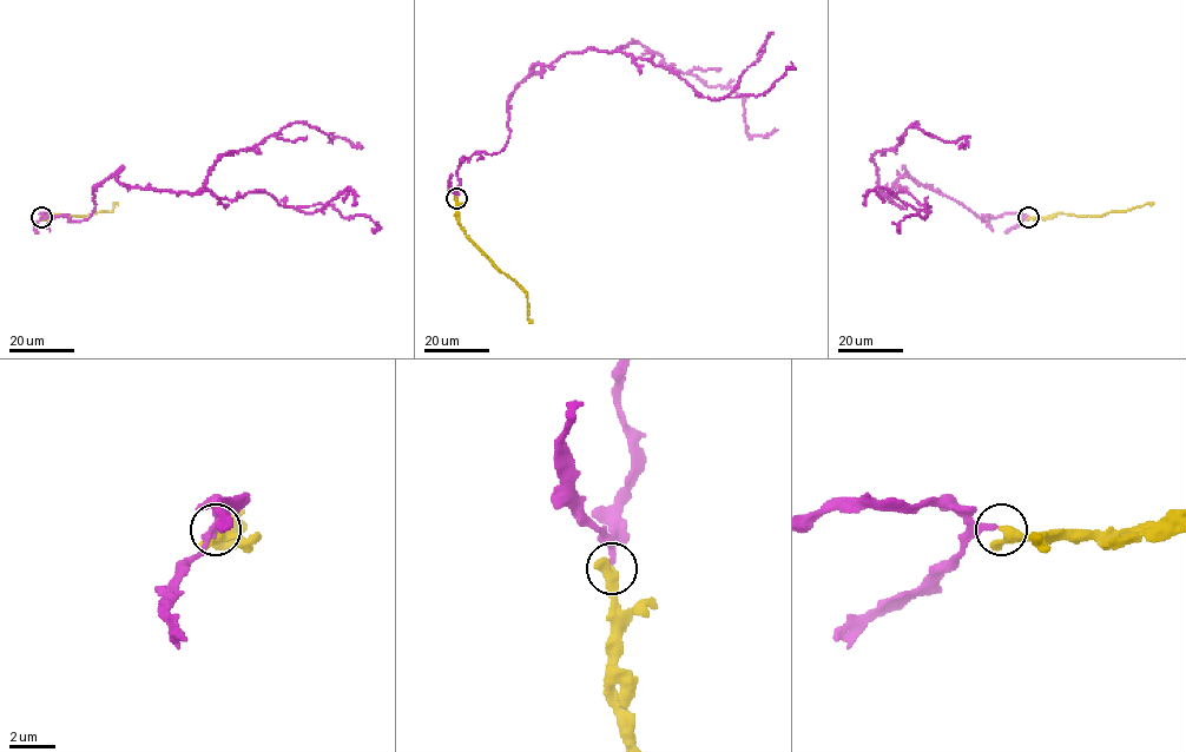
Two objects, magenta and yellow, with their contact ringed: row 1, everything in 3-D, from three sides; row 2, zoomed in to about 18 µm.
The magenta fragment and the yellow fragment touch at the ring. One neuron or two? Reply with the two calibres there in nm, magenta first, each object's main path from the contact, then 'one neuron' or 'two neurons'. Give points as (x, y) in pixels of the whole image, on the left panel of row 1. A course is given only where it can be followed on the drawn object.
280 nm thick on the magenta side, 320 nm on the other; magenta runs (41, 217), (87, 219), (93, 189), (114, 175), (133, 188), (196, 193), (221, 157), (292, 123), (362, 149); yellow runs (41, 217), (110, 211), (114, 204); two neurons

